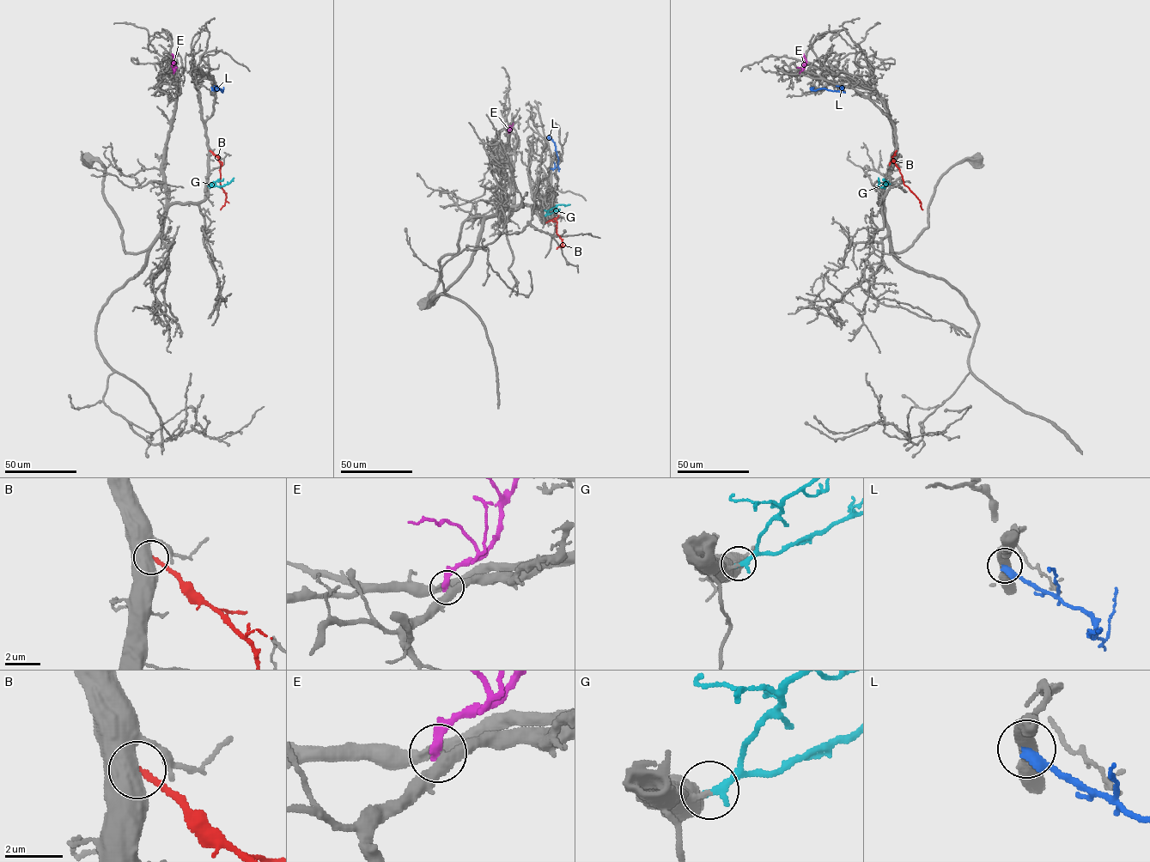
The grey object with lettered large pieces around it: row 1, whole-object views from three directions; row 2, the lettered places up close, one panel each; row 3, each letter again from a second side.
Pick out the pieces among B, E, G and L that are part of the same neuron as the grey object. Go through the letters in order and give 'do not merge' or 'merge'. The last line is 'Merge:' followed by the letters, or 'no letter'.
B: do not merge
E: do not merge
G: merge
L: do not merge
Merge: G

